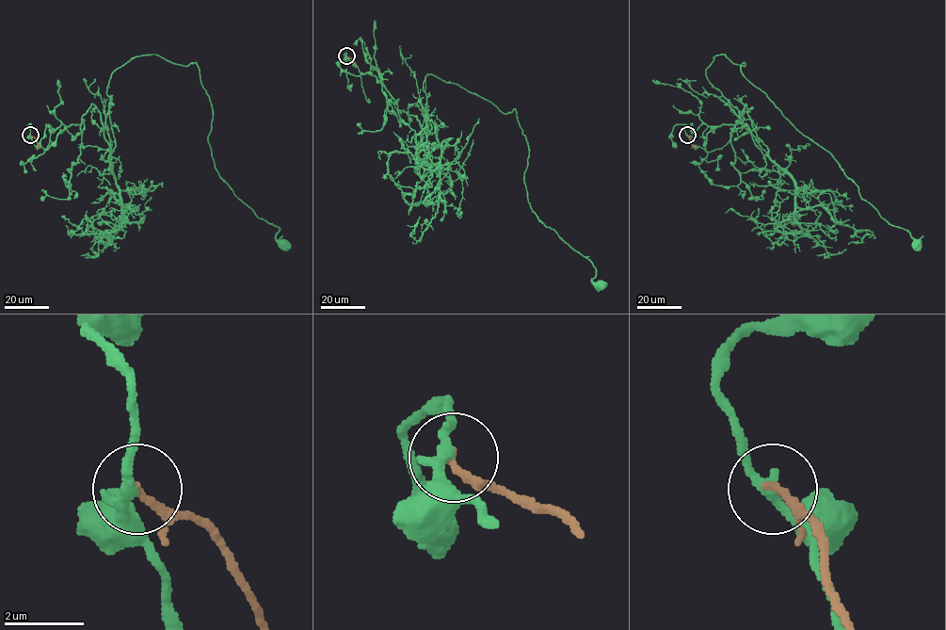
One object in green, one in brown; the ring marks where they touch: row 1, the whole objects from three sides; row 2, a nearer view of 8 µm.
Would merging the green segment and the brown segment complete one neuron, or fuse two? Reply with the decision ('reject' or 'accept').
reject

